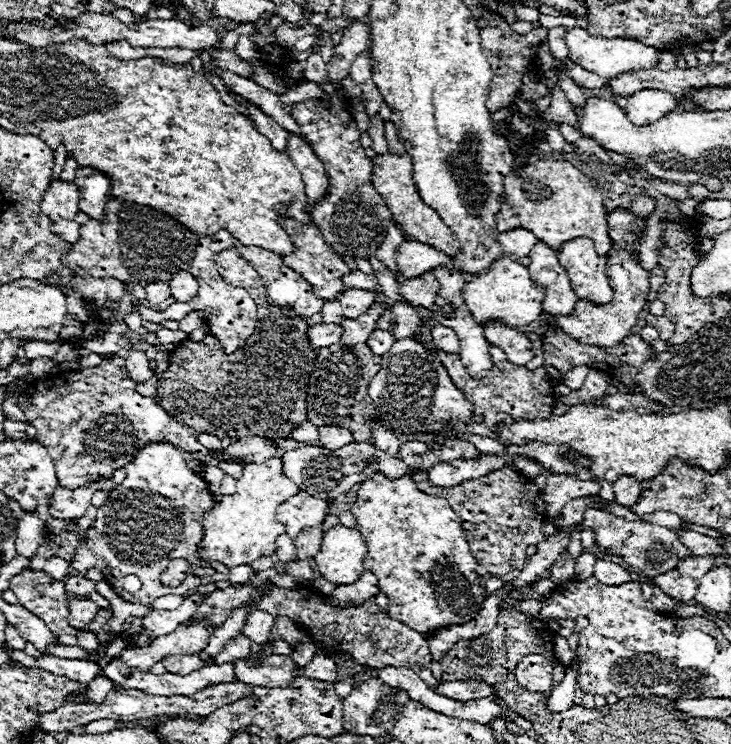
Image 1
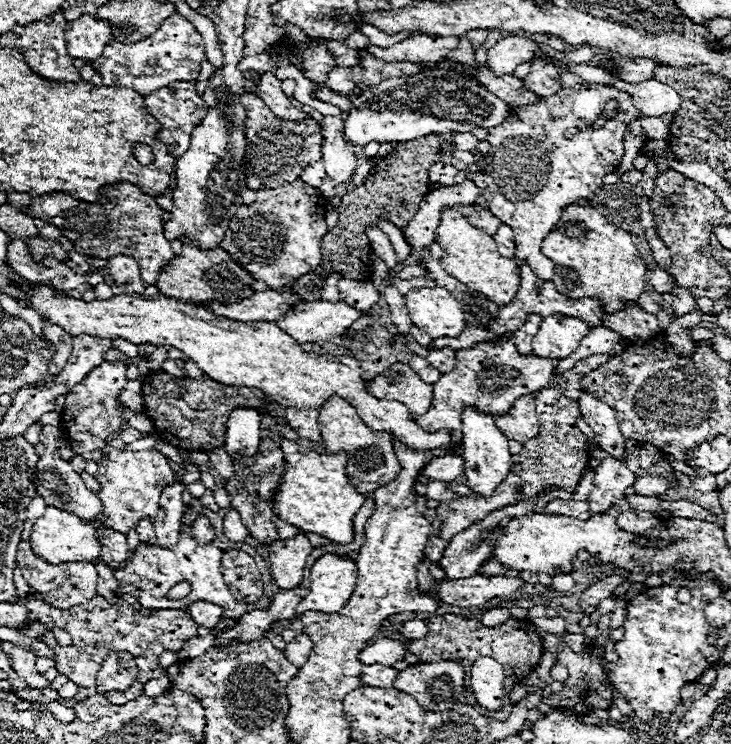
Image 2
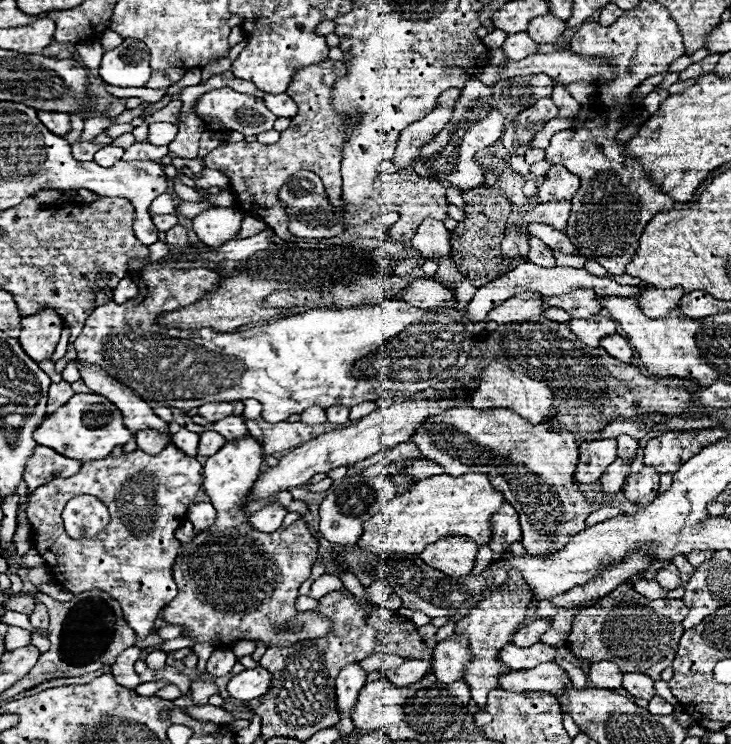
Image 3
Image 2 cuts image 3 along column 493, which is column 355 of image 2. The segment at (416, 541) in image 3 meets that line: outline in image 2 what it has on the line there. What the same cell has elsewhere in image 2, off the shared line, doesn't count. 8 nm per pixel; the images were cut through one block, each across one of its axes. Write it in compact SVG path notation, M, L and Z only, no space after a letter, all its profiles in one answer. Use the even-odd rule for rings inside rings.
M282 440L286 454L286 472L274 498L274 510L280 520L314 532L338 544L350 544L354 538L354 514L364 506L366 494L360 494L346 476L346 454L316 454L292 440Z

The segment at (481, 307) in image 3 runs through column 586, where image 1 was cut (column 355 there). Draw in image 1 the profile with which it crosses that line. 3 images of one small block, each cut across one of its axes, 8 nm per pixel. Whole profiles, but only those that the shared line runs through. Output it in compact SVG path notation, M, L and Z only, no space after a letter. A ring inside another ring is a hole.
M360 270L356 272L348 272L342 276L344 286L350 288L360 288L360 290L376 290L376 276L374 274L364 274Z

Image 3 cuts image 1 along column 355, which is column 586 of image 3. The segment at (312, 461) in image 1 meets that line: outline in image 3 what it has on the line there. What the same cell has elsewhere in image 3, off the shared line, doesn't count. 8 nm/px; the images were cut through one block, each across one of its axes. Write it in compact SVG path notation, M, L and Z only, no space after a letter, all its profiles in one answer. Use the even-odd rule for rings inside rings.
M596 440L596 442L582 442L578 452L578 464L574 472L574 482L576 484L594 484L606 468L618 458L616 452L616 440Z

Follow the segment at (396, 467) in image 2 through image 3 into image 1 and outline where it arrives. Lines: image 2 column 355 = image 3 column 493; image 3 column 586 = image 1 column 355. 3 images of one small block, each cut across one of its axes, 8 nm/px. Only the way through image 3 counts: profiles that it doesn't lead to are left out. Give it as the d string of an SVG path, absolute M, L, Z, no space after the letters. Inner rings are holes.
M376 474L360 484L356 500L350 504L350 512L358 520L356 528L362 532L368 544L364 570L376 574L380 592L390 600L388 614L394 620L410 626L412 630L418 630L420 634L426 634L446 626L472 622L478 616L480 606L486 600L486 590L476 572L476 560L470 554L460 518L450 508L446 498L420 492L410 474L396 480L388 480L382 474Z

